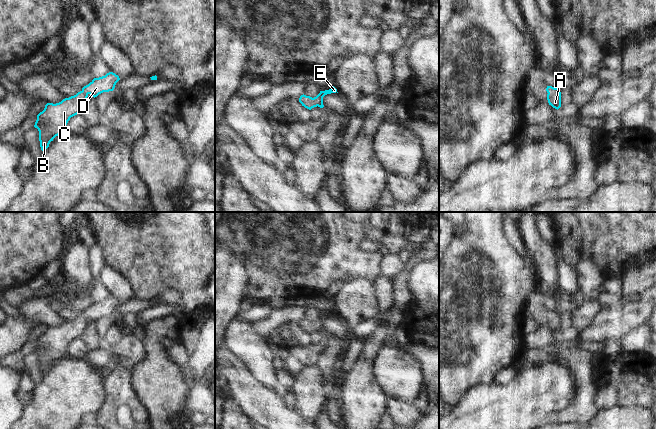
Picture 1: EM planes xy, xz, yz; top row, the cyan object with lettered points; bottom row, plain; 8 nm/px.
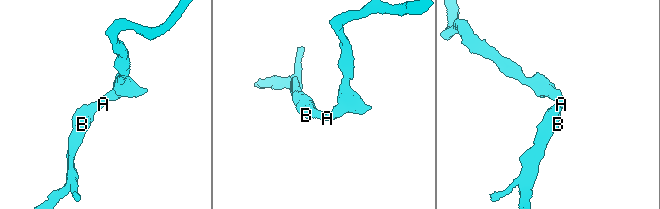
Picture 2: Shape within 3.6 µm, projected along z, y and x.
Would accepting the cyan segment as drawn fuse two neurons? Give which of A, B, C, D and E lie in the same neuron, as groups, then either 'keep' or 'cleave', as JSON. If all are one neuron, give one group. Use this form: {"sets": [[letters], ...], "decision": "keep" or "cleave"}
{"sets": [["A", "B", "C", "D", "E"]], "decision": "keep"}

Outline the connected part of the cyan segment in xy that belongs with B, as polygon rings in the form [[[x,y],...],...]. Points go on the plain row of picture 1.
[[[109,296],[105,300],[94,302],[76,319],[56,328],[47,327],[44,334],[37,339],[34,349],[39,355],[41,374],[46,374],[56,360],[66,355],[68,345],[80,338],[89,318],[95,322],[103,316],[113,315],[119,304],[118,299]]]

